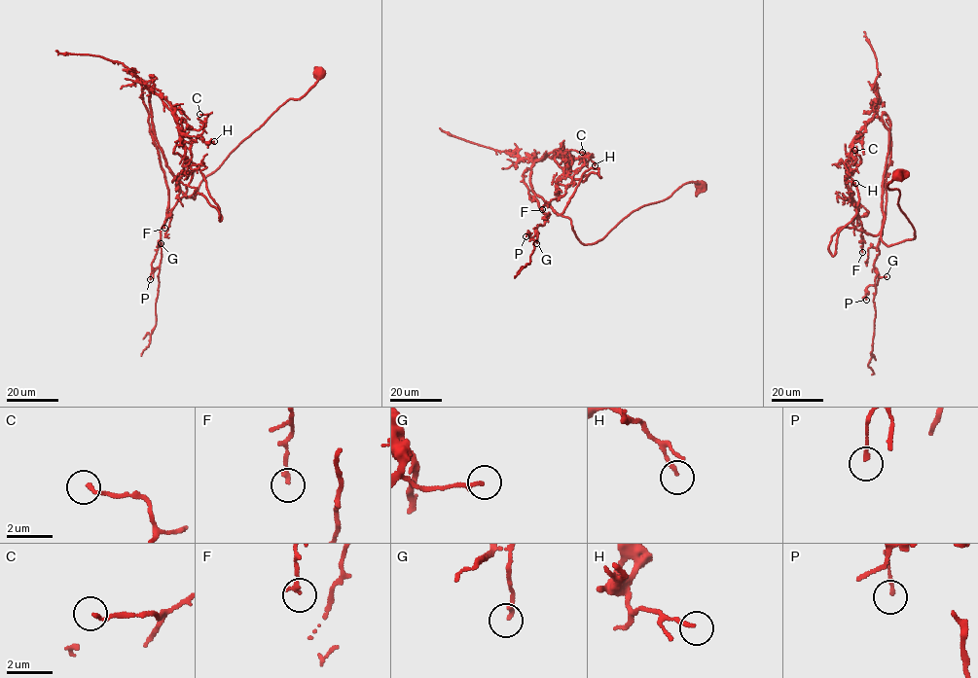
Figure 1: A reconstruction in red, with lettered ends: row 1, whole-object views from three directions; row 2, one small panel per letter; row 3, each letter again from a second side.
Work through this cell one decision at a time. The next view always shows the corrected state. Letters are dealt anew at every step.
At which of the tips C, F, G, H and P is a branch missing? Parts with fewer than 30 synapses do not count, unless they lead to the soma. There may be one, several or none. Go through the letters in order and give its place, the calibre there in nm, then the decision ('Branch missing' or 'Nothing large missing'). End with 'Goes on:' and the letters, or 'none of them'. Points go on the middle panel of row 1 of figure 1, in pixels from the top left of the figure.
C: Place: (582, 152). Thickness 150 nm. Nothing large missing
F: Place: (542, 209). Thickness 190 nm. Nothing large missing
G: Place: (536, 243). Thickness 200 nm. Nothing large missing
H: Place: (595, 165). Thickness 150 nm. Nothing large missing
P: Place: (525, 236). Thickness 150 nm. Nothing large missing
Goes on: none of them

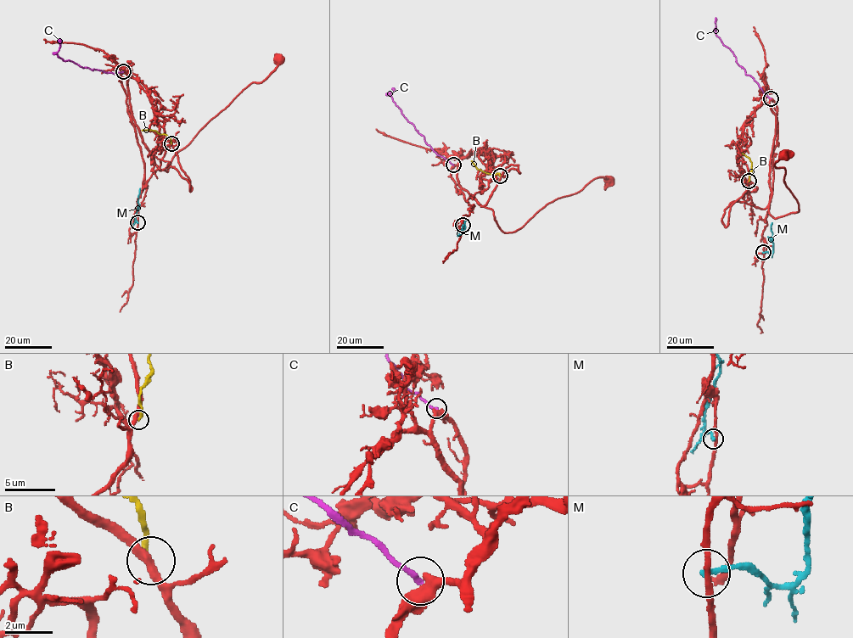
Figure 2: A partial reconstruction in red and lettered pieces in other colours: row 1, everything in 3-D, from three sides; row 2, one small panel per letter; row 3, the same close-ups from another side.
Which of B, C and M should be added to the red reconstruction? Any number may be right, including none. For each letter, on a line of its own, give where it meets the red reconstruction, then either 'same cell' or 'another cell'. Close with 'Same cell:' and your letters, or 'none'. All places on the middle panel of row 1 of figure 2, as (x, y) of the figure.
B: meets red at (500, 176); another cell
C: meets red at (453, 165); another cell
M: meets red at (462, 225); another cell
Same cell: none

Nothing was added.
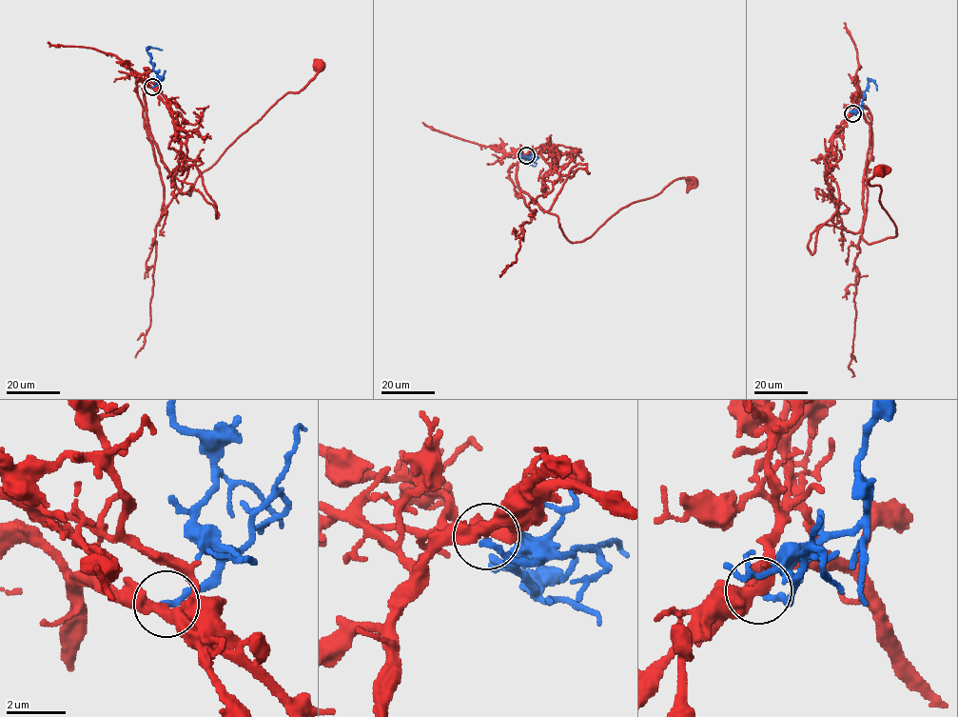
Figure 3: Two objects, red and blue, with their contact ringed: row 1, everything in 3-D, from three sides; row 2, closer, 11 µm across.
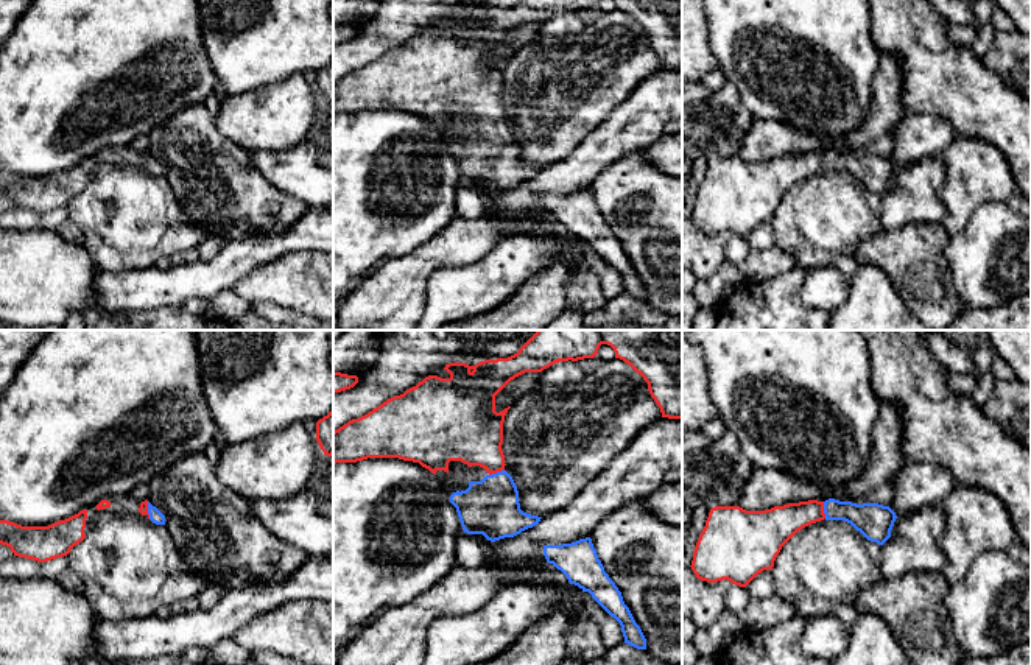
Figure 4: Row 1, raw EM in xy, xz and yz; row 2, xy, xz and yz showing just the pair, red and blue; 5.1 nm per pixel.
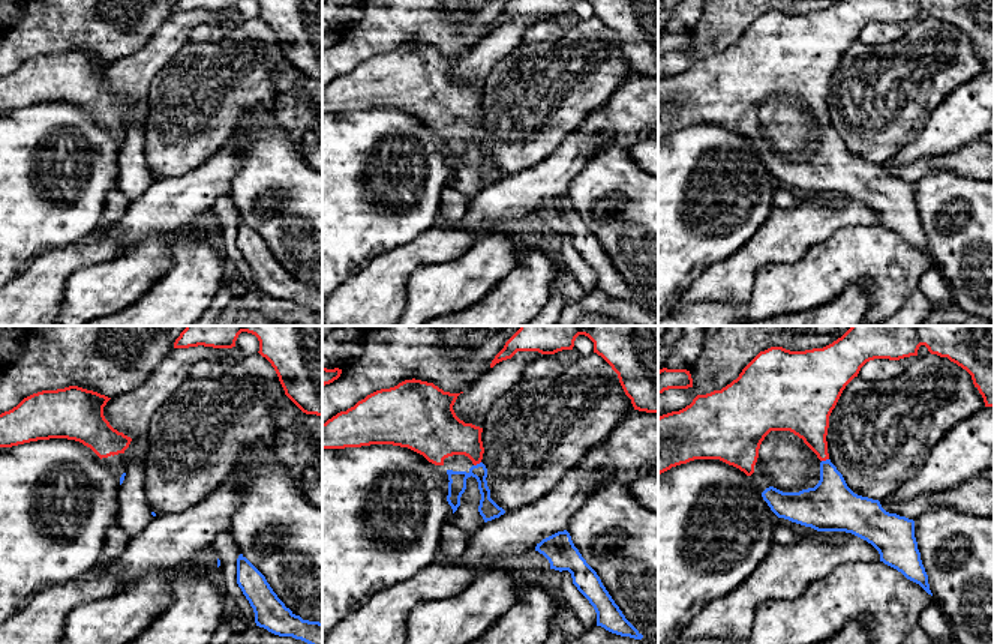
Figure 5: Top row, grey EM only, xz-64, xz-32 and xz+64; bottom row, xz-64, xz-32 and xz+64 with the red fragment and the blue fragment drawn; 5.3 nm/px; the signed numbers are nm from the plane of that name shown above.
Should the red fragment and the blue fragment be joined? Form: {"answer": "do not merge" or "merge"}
{"answer": "merge"}

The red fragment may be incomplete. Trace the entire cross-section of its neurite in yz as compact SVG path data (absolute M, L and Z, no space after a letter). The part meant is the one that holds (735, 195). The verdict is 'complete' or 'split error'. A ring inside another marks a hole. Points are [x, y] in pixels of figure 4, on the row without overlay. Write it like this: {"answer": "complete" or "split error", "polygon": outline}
{"answer": "split error", "polygon": "M829 150L746 162L715 157L693 202L691 221L698 230L723 230L746 238L763 221L772 221L782 198L802 179L821 171L844 171L867 192L883 196L897 170L889 157L857 156Z"}

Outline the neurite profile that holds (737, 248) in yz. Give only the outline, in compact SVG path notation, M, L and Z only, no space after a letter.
M732 235L726 245L724 255L726 260L738 266L749 251L748 238Z

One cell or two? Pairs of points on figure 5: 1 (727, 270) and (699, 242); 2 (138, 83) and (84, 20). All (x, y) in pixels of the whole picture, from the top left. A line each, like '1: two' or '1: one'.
1: two
2: two

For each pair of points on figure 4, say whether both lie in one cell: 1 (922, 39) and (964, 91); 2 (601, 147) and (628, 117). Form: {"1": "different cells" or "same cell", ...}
{"1": "same cell", "2": "same cell"}

